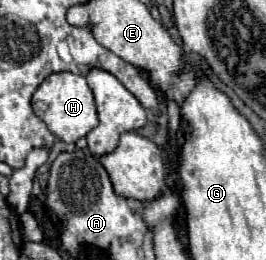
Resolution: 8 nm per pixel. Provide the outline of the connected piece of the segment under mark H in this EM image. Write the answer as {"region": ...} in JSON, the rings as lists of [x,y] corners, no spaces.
{"region":[[[72,72],[50,74],[34,92],[32,108],[34,108],[36,116],[40,116],[46,122],[50,132],[64,142],[76,142],[78,138],[84,138],[90,130],[94,130],[98,126],[94,94],[90,90],[86,78],[72,74]]]}

